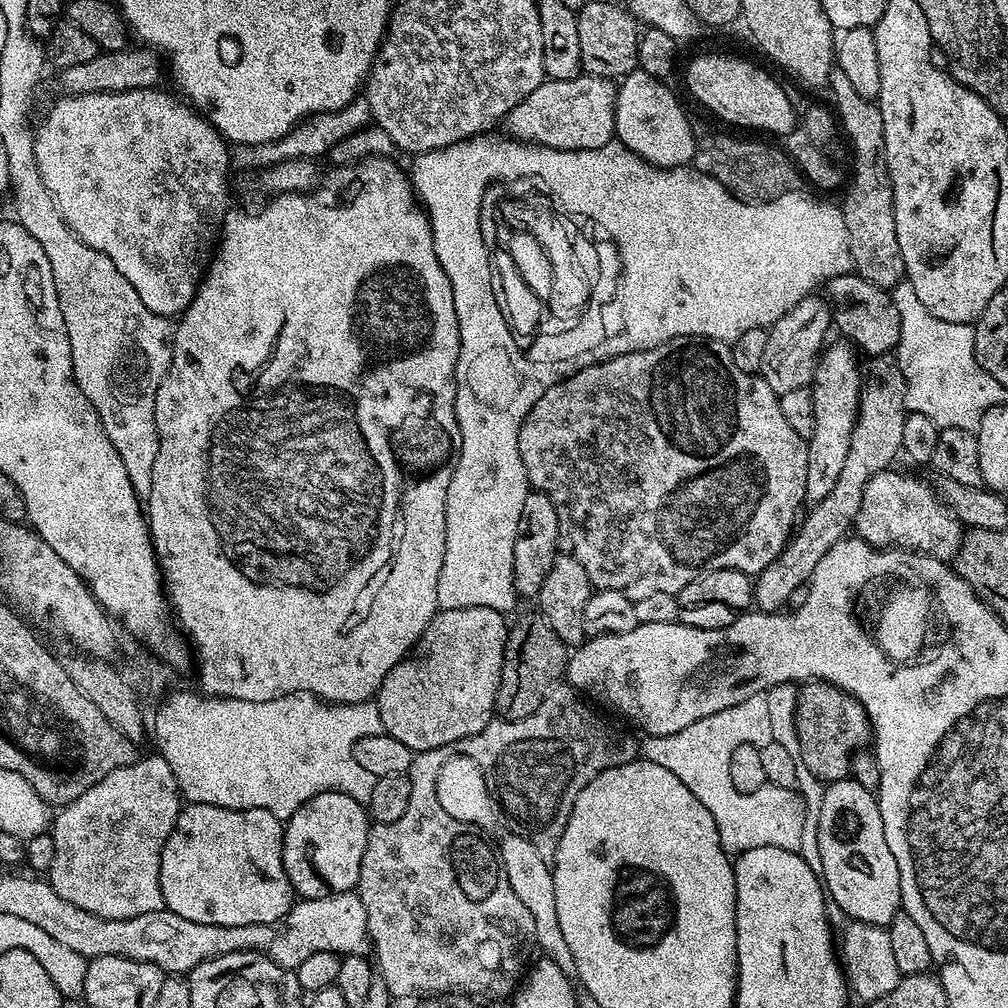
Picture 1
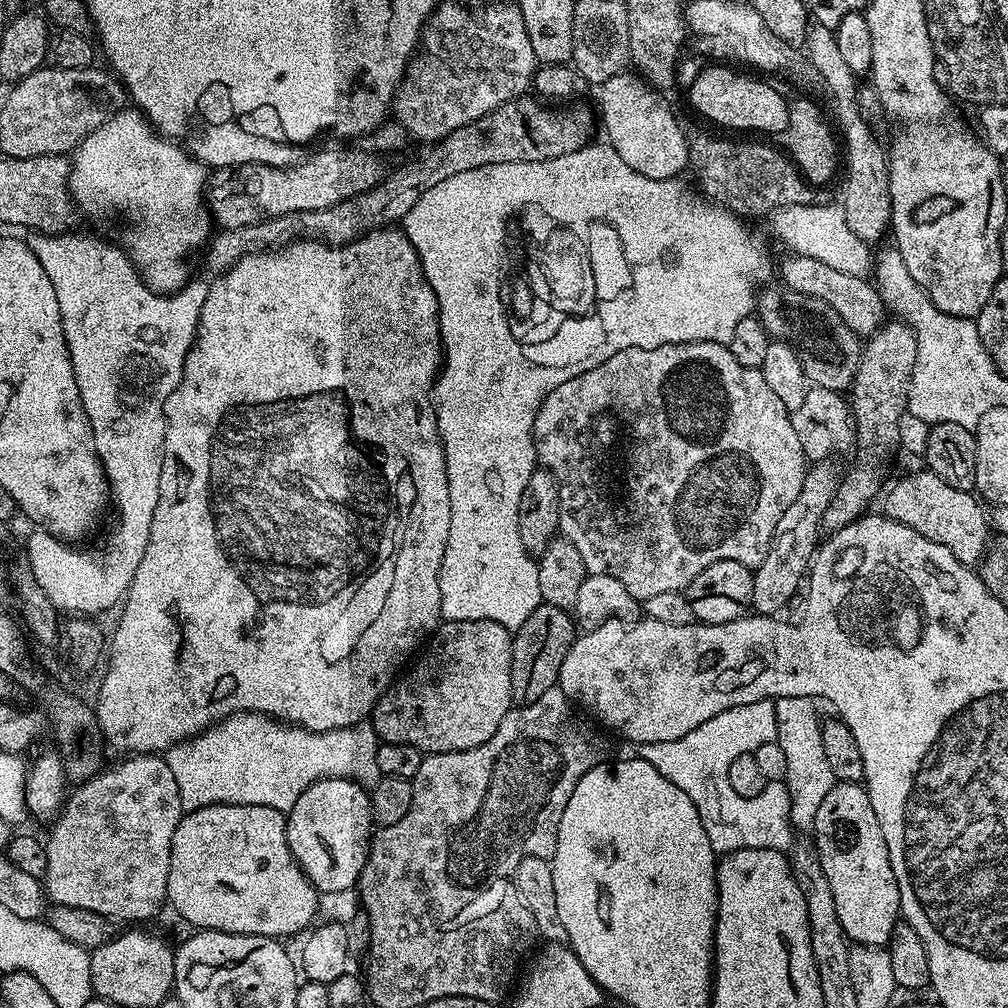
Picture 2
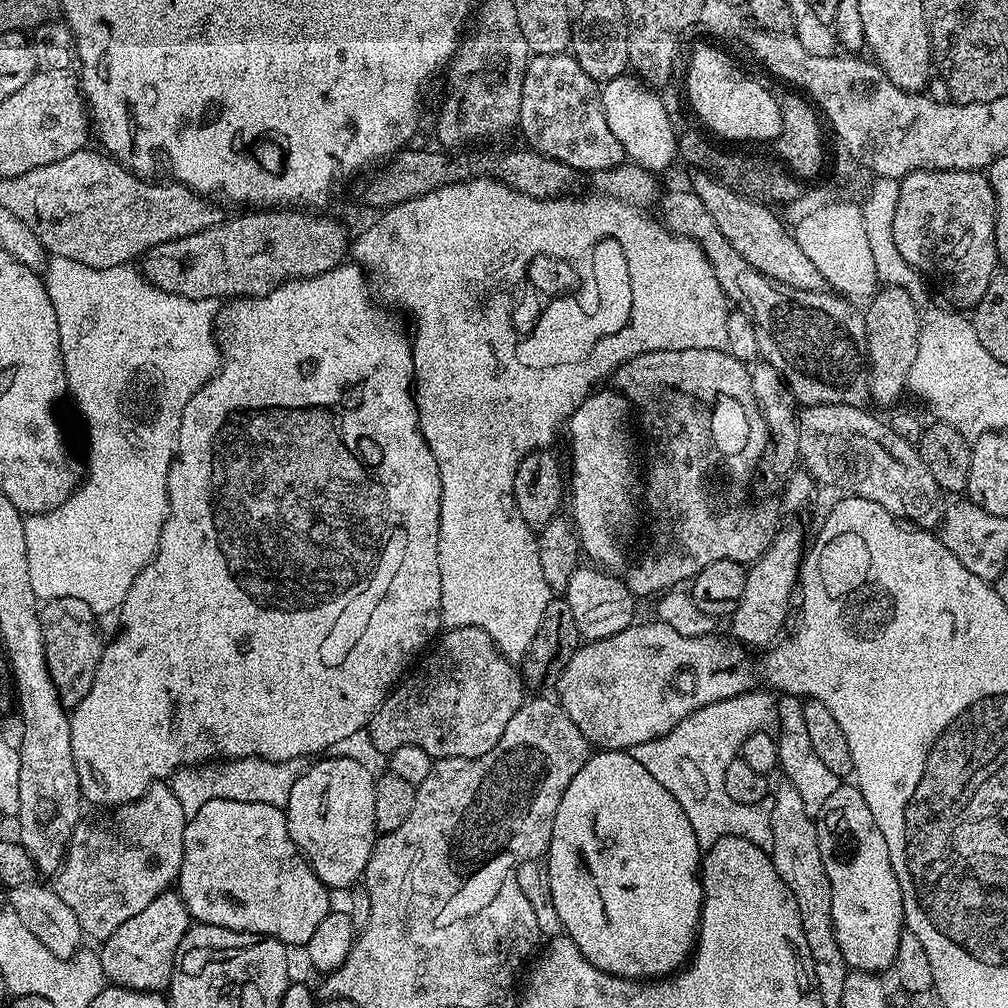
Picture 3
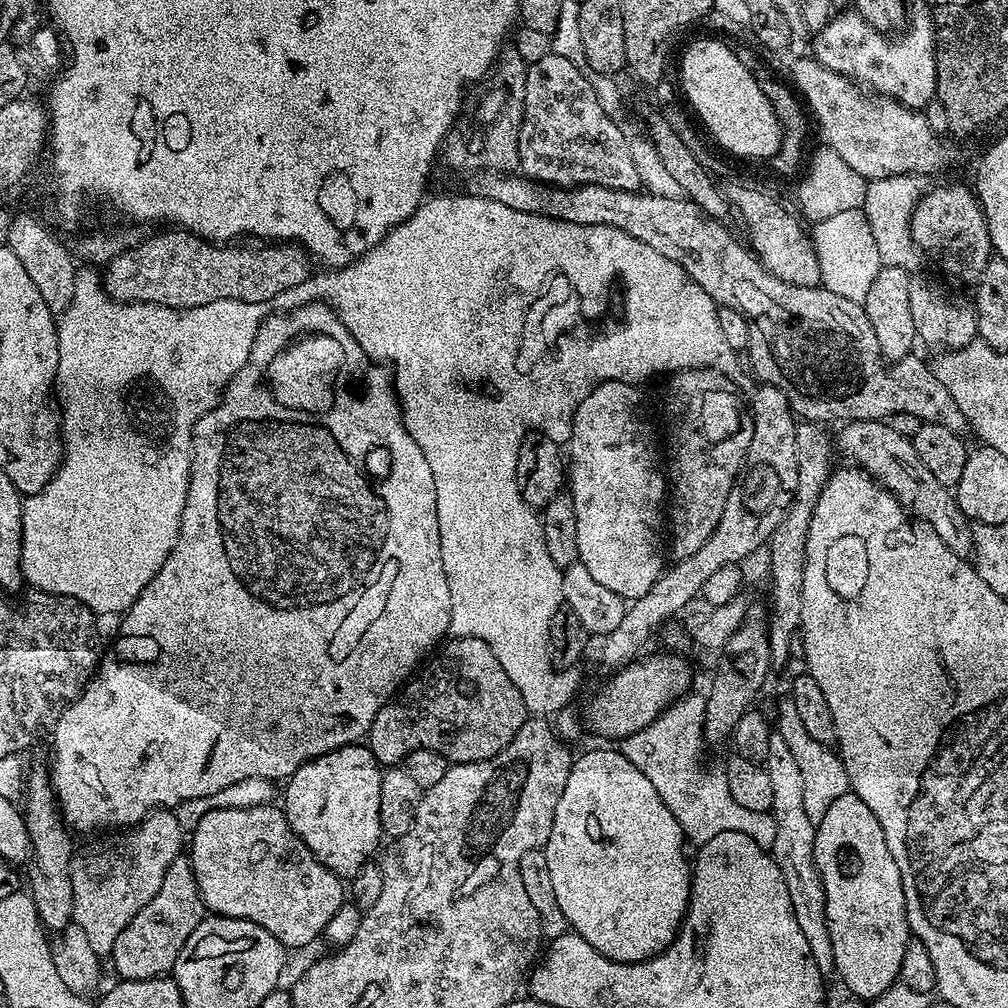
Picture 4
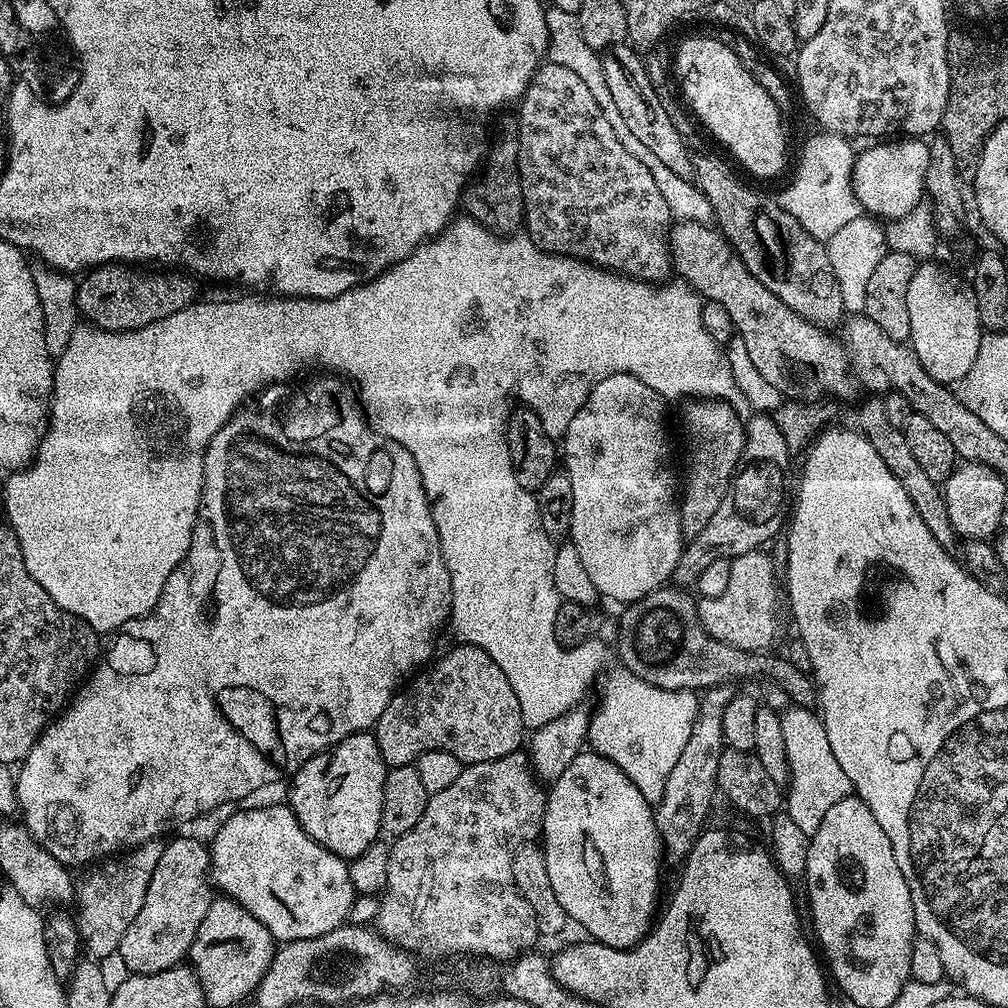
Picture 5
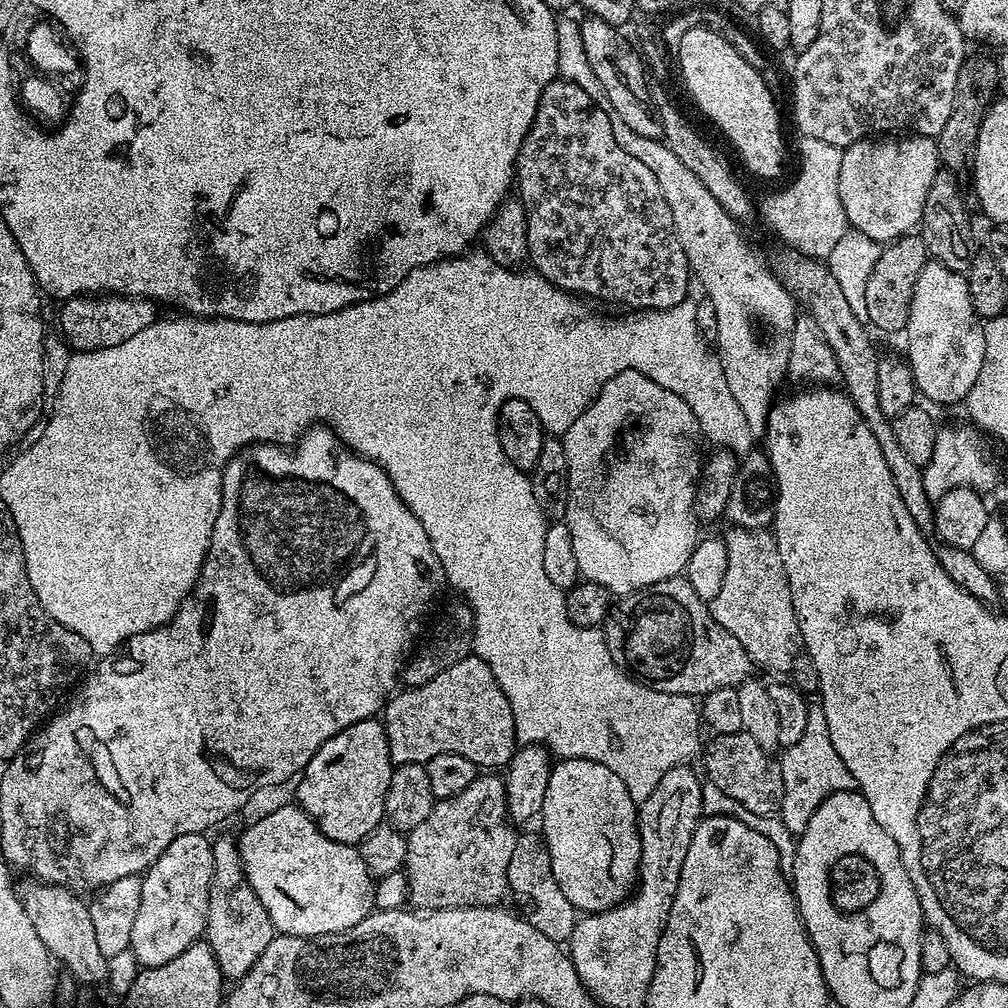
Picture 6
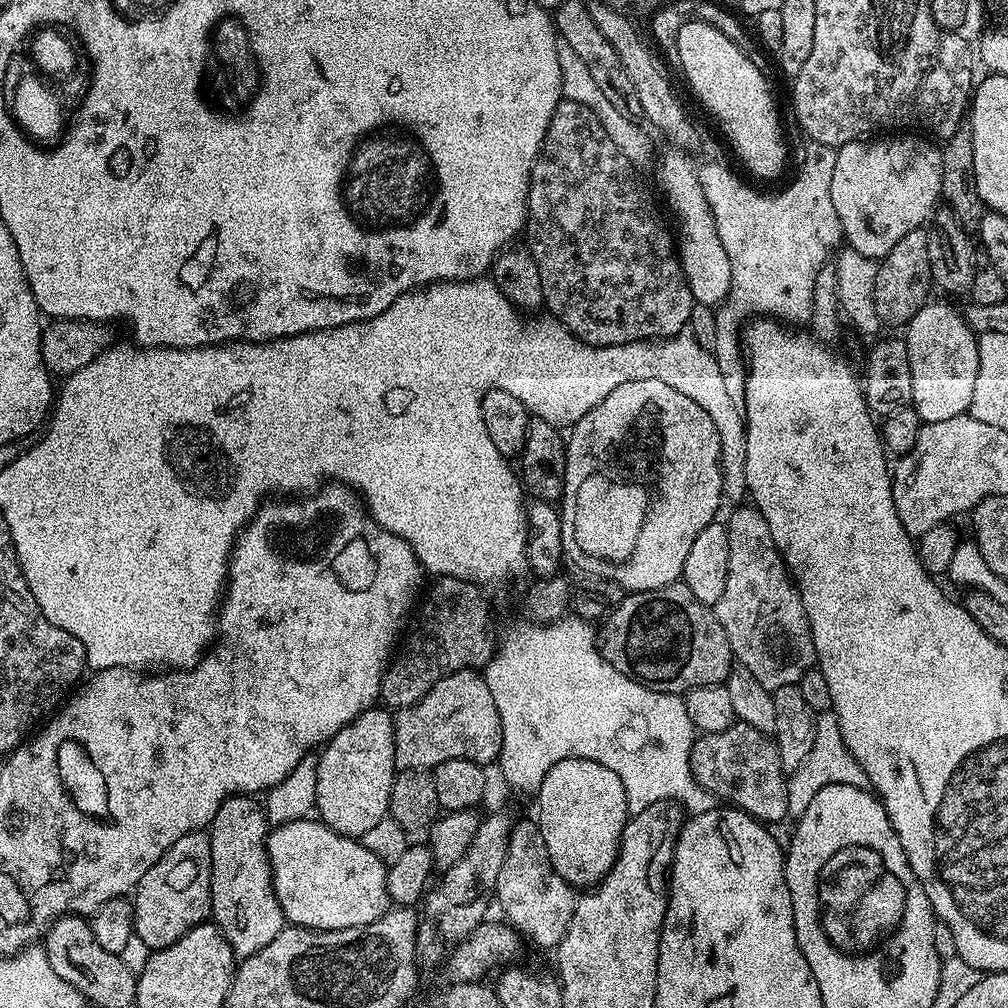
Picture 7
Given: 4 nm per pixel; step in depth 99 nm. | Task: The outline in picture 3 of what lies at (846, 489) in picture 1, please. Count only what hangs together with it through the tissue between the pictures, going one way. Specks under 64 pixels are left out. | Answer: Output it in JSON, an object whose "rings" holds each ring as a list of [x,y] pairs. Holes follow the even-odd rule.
{"rings":[[[884,286],[867,301],[863,314],[868,351],[868,395],[880,404],[896,404],[908,388],[910,366],[918,355],[921,309],[905,288]]]}

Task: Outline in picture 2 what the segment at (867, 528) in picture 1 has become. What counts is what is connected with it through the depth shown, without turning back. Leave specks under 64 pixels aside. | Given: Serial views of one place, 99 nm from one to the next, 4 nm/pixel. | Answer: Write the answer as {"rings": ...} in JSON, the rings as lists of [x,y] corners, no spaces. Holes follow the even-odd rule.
{"rings":[[[921,470],[913,476],[908,476],[905,480],[900,480],[883,497],[884,508],[889,521],[897,524],[904,524],[913,532],[923,534],[925,540],[938,542],[942,548],[948,551],[948,555],[956,559],[957,564],[965,566],[979,565],[983,560],[985,552],[990,543],[990,516],[986,511],[985,505],[972,492],[963,492],[938,478],[932,472]]]}

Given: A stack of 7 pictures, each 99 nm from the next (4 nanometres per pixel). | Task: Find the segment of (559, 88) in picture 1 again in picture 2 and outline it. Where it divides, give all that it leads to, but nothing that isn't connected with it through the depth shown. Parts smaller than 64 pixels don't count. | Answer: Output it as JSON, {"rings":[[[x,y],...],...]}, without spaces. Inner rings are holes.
{"rings":[[[528,94],[517,96],[515,100],[490,110],[490,114],[466,126],[458,126],[458,130],[446,138],[425,147],[428,149],[417,160],[408,160],[393,172],[391,169],[369,192],[326,210],[293,212],[291,216],[279,216],[260,224],[217,231],[203,253],[204,260],[212,274],[219,274],[237,264],[249,252],[272,250],[297,238],[343,246],[360,239],[365,232],[403,221],[426,190],[438,186],[438,182],[446,182],[446,178],[454,178],[454,174],[462,174],[478,166],[494,166],[498,162],[546,162],[550,158],[562,158],[562,154],[574,154],[593,139],[592,114],[580,104],[568,107],[572,106],[545,106]]]}

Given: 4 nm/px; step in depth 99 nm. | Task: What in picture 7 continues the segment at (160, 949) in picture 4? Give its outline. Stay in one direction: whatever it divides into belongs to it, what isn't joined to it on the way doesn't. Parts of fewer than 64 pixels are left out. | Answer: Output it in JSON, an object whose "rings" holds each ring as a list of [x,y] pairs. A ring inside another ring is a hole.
{"rings":[[[207,831],[191,832],[178,838],[178,842],[146,870],[134,889],[132,913],[134,935],[142,938],[150,950],[178,942],[191,928],[197,928],[211,917],[212,859]]]}

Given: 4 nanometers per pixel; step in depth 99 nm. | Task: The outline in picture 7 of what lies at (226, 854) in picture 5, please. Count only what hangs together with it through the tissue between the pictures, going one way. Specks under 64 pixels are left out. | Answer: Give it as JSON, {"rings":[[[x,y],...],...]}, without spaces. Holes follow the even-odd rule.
{"rings":[[[316,818],[291,820],[275,825],[268,834],[268,861],[284,919],[297,928],[318,928],[321,932],[361,928],[389,911],[388,869],[359,839],[330,830]]]}

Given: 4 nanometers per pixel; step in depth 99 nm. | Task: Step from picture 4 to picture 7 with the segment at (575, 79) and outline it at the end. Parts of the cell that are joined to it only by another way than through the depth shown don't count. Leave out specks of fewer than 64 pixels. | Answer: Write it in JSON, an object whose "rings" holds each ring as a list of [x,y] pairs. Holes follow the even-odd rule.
{"rings":[[[561,99],[554,110],[554,118],[550,118],[550,126],[546,130],[546,138],[540,147],[538,158],[532,167],[532,181],[528,191],[528,223],[526,225],[526,247],[531,250],[534,262],[538,262],[538,274],[542,274],[543,307],[549,308],[551,315],[564,324],[582,342],[595,348],[618,346],[619,344],[637,344],[640,340],[666,340],[669,336],[681,335],[688,327],[688,319],[692,313],[692,291],[684,269],[680,267],[680,258],[674,236],[668,233],[656,204],[652,201],[652,192],[640,181],[636,173],[637,165],[618,150],[612,141],[612,133],[603,120],[590,106],[582,106],[582,102]]]}

